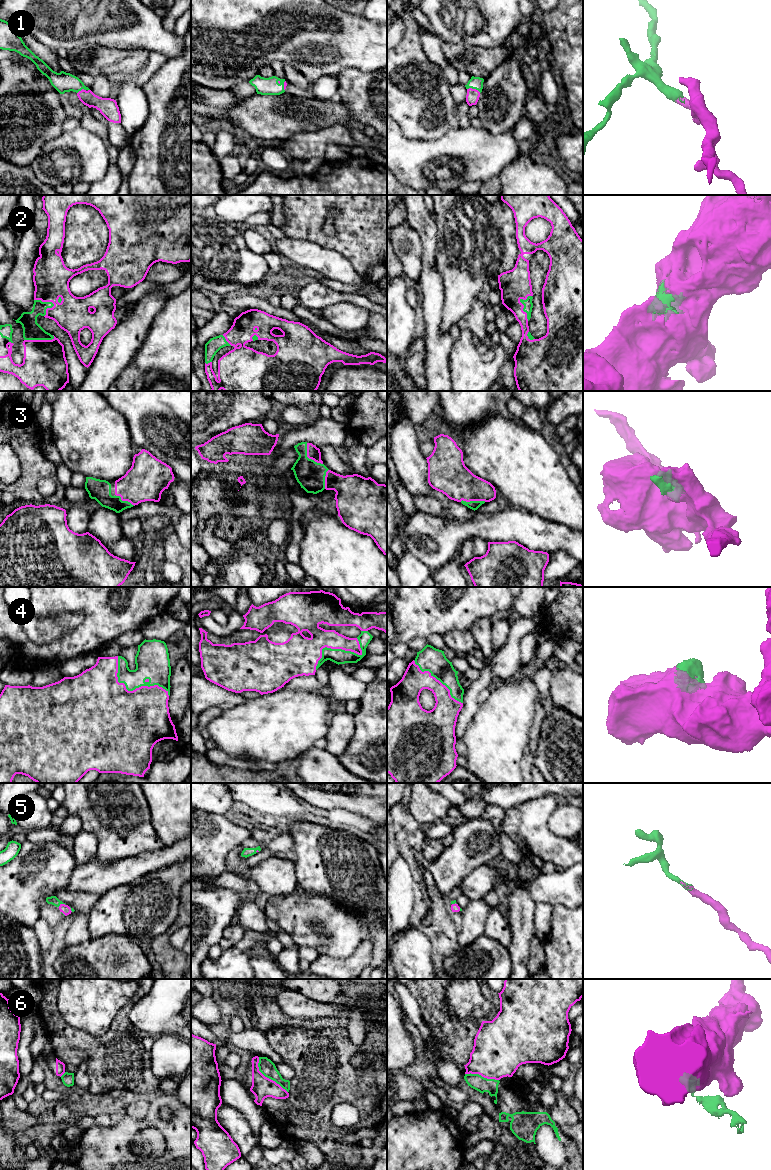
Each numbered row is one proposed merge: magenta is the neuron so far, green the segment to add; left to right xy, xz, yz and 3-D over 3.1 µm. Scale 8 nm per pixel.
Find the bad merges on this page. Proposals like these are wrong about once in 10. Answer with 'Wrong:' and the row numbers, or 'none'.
Wrong: 6

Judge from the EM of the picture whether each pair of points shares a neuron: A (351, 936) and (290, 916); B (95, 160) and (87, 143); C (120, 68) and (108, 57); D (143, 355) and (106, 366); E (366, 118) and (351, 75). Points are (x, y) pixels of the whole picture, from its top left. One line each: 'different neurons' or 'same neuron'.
A: same neuron
B: same neuron
C: same neuron
D: different neurons
E: same neuron

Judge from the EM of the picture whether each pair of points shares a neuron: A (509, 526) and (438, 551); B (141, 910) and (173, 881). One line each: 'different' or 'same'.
A: same
B: same

